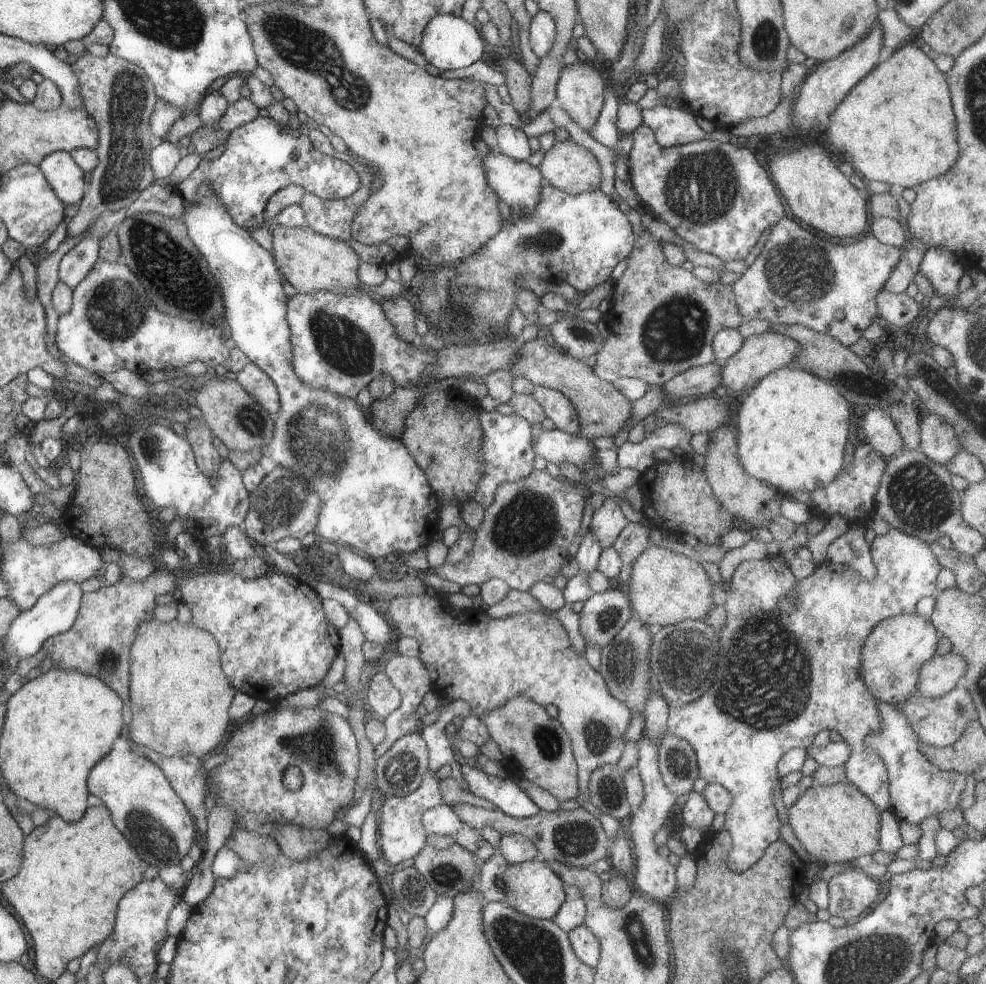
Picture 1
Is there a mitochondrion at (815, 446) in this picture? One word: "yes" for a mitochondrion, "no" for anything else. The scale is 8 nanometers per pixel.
no

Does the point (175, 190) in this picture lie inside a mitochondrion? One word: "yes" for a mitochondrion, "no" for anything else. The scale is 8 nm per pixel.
no

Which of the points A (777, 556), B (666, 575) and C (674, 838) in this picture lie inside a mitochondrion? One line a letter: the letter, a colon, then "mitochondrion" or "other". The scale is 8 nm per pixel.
A: other
B: other
C: other

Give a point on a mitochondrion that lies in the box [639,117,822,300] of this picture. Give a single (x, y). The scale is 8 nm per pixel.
(703, 186)

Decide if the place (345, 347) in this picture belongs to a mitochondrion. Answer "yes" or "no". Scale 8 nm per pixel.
yes

